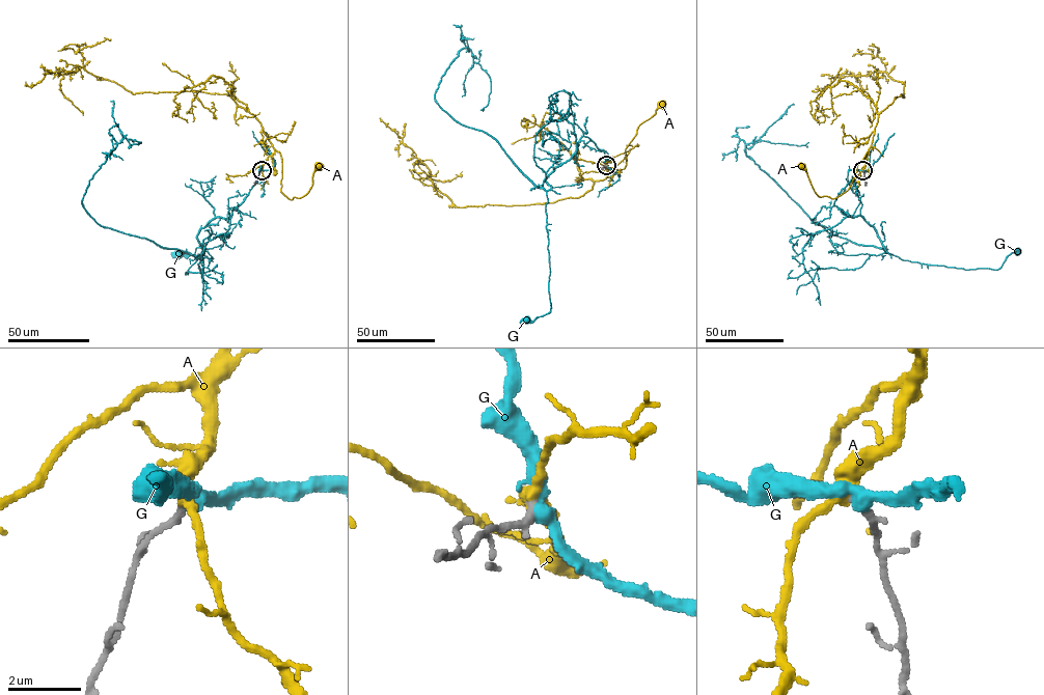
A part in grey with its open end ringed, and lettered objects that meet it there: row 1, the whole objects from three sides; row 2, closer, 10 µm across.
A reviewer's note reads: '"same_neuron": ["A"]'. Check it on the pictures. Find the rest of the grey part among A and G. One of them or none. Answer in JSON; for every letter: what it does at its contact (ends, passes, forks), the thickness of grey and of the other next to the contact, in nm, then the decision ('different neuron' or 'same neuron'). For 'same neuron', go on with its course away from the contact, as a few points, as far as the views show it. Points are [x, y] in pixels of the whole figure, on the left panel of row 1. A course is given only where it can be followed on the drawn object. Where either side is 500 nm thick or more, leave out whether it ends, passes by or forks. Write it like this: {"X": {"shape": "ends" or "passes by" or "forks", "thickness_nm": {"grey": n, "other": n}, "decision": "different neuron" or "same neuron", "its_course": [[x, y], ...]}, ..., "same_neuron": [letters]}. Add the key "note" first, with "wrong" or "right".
{"note": "right", "A": {"shape": "forks", "thickness_nm": {"grey": 220, "other": 280}, "decision": "same neuron", "its_course": [[262, 170], [264, 161], [278, 151], [281, 191], [292, 199], [308, 192], [320, 167]]}, "G": {"shape": "forks", "thickness_nm": {"grey": 240, "other": 320}, "decision": "different neuron"}, "same_neuron": ["A"]}

